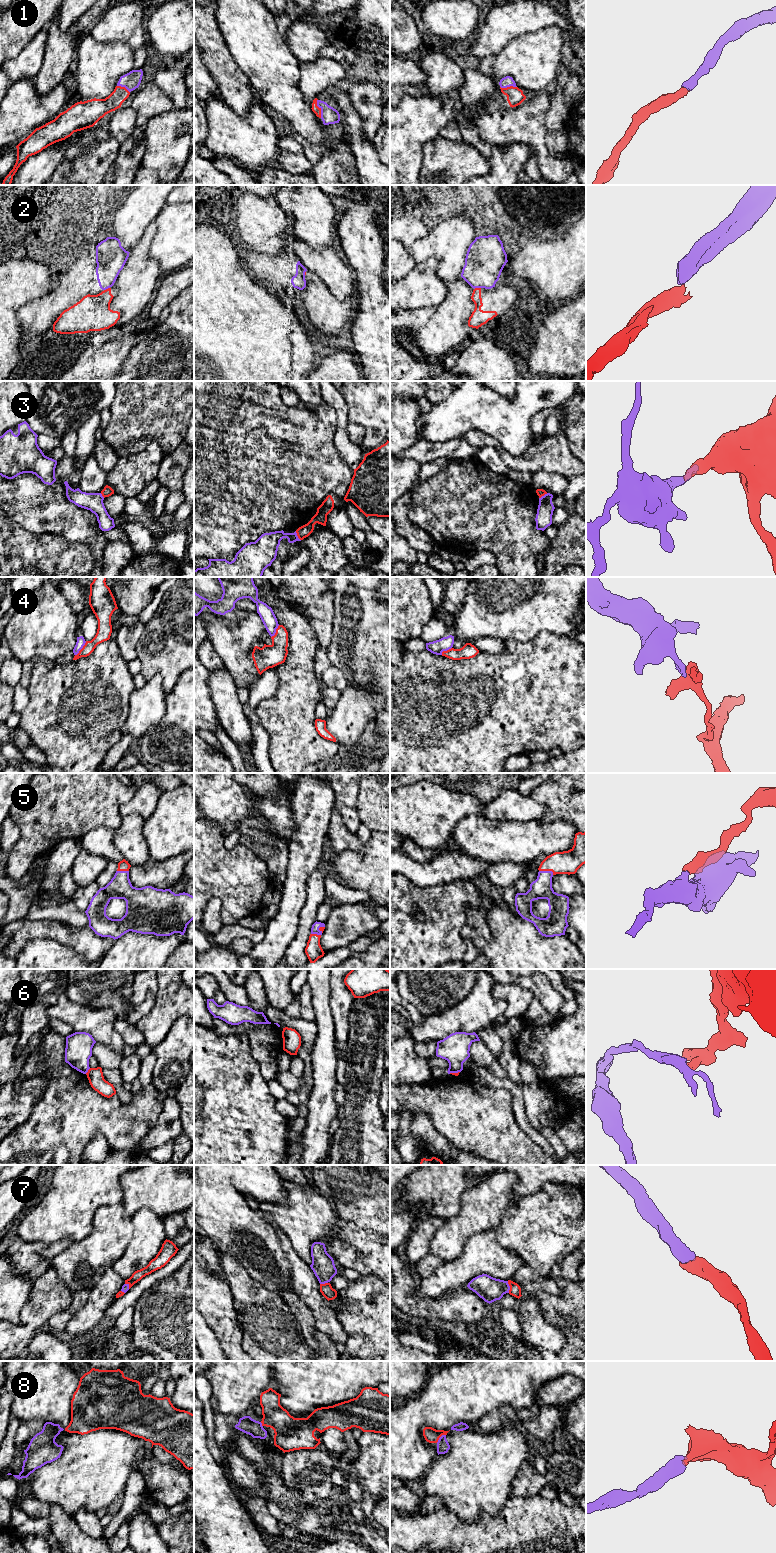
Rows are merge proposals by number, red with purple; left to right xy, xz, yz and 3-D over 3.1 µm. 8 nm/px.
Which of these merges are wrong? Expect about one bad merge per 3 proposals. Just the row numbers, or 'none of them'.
2, 3, 4, 6

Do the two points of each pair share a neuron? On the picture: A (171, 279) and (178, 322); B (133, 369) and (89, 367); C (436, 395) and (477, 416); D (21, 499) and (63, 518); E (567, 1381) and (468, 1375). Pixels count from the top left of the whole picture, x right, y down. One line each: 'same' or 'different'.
A: different
B: different
C: different
D: same
E: different

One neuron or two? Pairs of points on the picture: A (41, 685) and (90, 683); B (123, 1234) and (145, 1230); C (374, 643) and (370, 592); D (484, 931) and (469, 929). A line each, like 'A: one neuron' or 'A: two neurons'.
A: one neuron
B: two neurons
C: one neuron
D: one neuron

